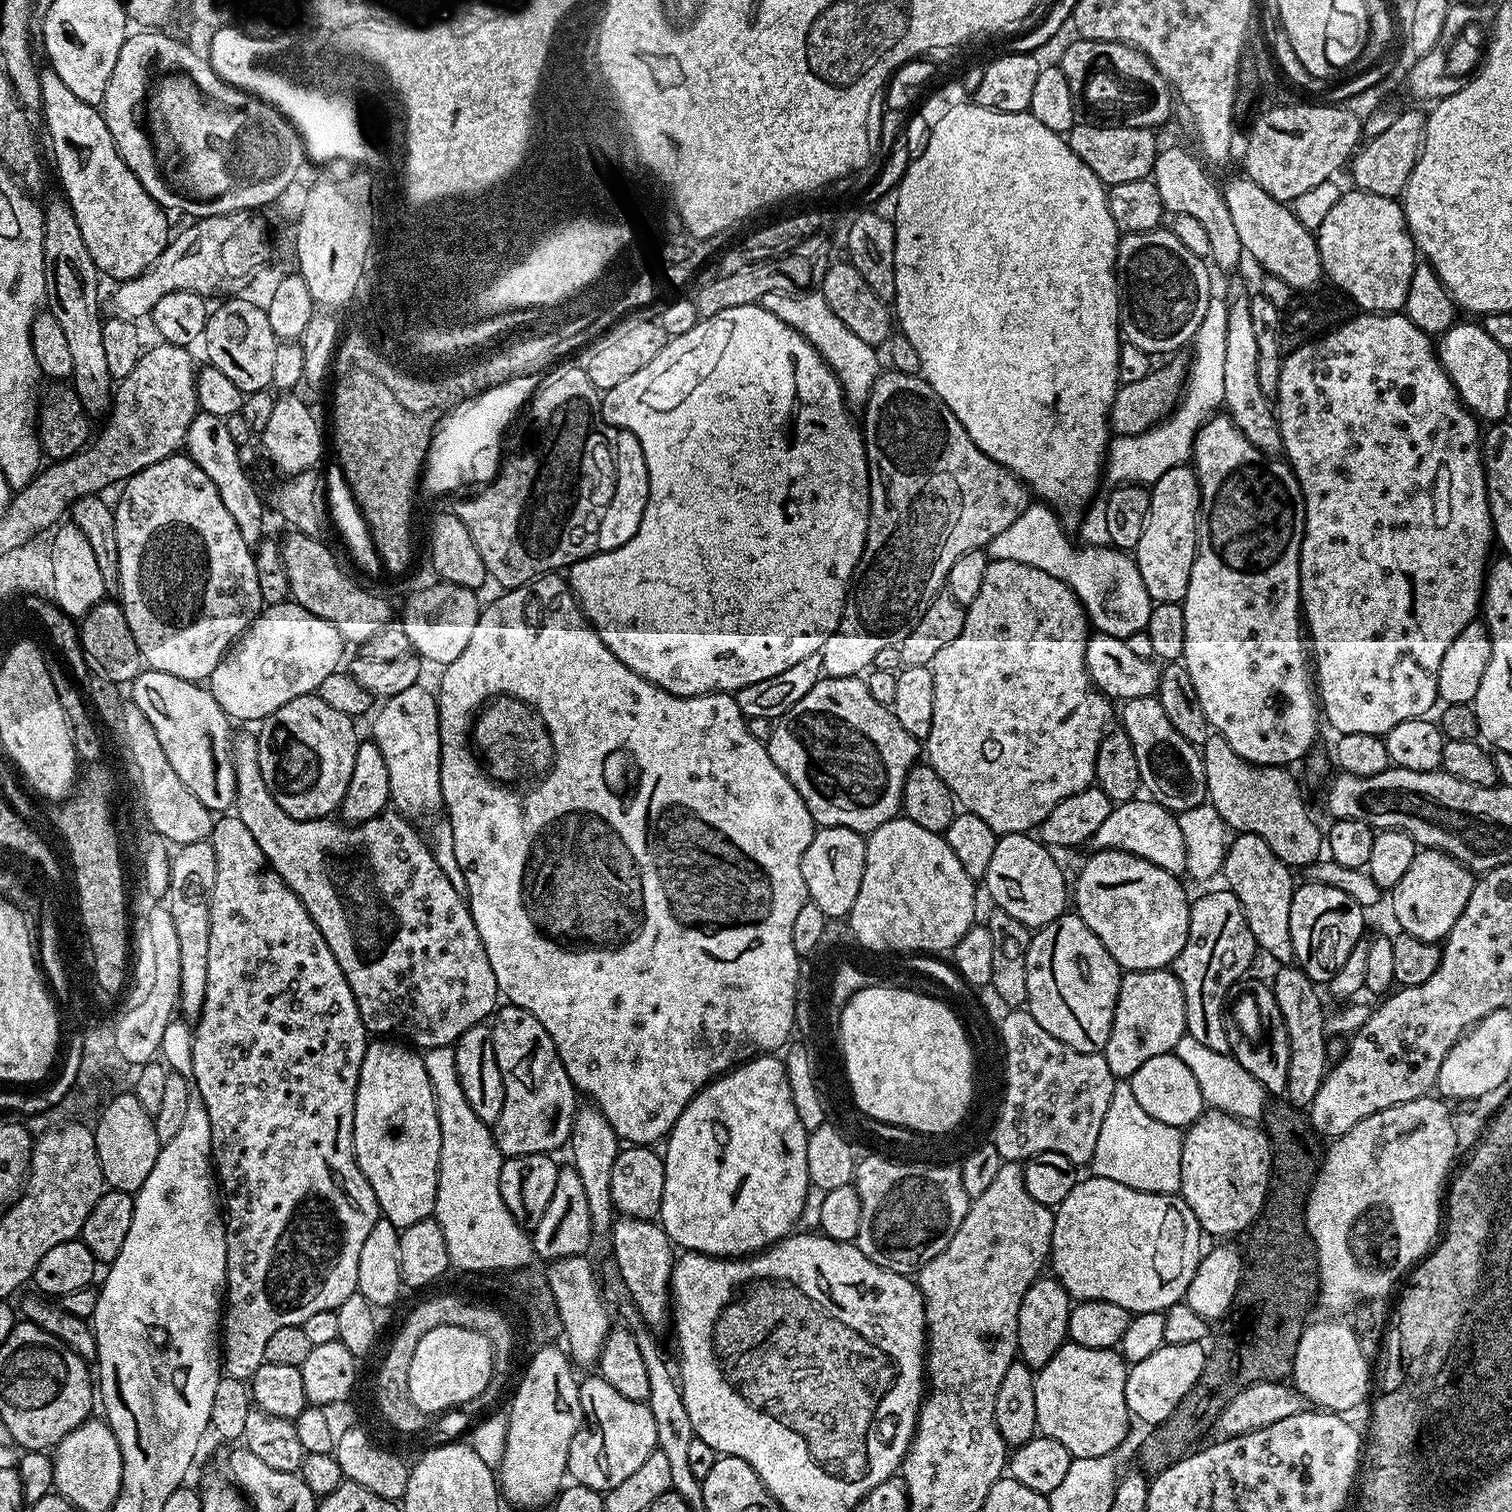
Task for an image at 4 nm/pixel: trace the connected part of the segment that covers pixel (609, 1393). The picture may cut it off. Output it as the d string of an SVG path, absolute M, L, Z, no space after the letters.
M592 1374L589 1380L580 1380L580 1401L584 1411L584 1419L580 1421L580 1428L574 1434L574 1442L570 1442L568 1455L568 1476L575 1483L593 1488L595 1492L609 1492L611 1488L622 1486L652 1452L657 1451L654 1414L649 1410L647 1403L642 1400L631 1400L626 1394L618 1394L610 1382L606 1382L599 1374Z

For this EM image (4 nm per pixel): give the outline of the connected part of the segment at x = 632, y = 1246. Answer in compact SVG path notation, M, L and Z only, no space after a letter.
M621 1215L612 1228L611 1259L618 1266L618 1274L632 1295L642 1319L652 1330L659 1330L670 1320L672 1304L672 1266L674 1245L659 1223L652 1220L639 1220L636 1216Z

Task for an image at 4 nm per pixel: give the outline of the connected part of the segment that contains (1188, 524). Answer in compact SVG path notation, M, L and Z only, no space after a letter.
M1192 466L1171 468L1151 485L1150 491L1148 521L1142 530L1142 538L1138 538L1134 559L1152 601L1178 604L1184 599L1186 586L1190 586L1190 570L1196 557L1200 477Z

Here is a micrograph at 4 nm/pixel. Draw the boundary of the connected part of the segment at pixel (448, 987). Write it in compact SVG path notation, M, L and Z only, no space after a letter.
M237 731L233 735L232 761L236 779L235 816L242 818L246 830L250 830L254 842L258 842L258 850L262 850L262 854L268 860L269 868L273 872L277 872L282 878L282 882L286 882L286 886L310 914L314 926L318 926L322 938L326 938L326 946L330 946L330 954L334 954L334 958L354 994L358 1014L369 1033L379 1034L384 1038L399 1038L420 1050L447 1048L455 1045L466 1029L472 1028L476 1024L485 1023L495 1013L498 1007L498 989L494 970L490 970L490 958L486 958L486 946L482 946L482 938L478 934L478 926L474 926L474 918L472 911L468 909L467 899L458 895L457 891L450 886L449 879L435 861L434 852L426 843L425 837L423 835L420 837L416 833L415 826L417 825L411 819L405 818L396 810L385 810L364 824L354 825L337 822L332 818L318 820L290 818L290 814L286 814L286 810L282 810L282 806L278 806L278 802L274 802L274 794L270 794L270 786L266 786L266 778L262 778L262 766L258 766L258 746L253 733Z

